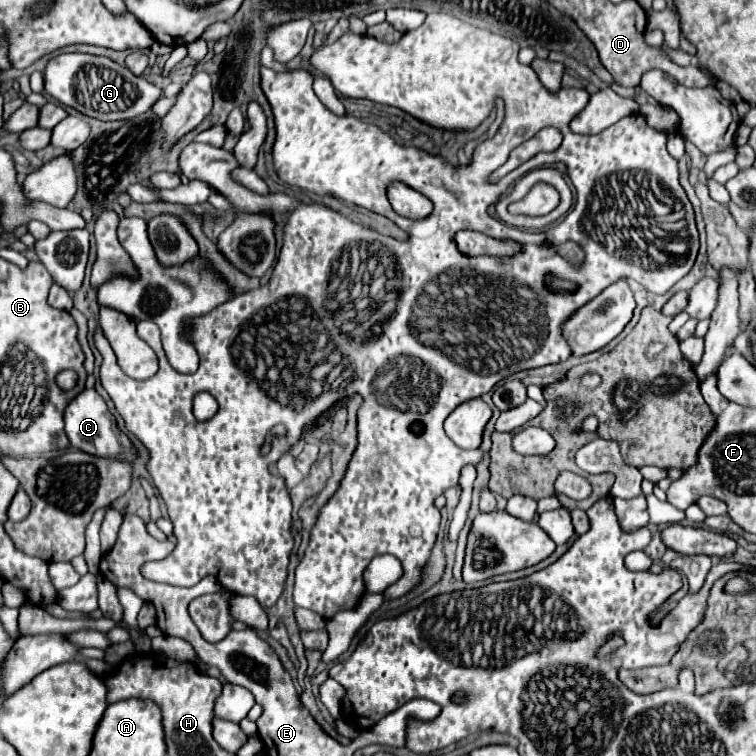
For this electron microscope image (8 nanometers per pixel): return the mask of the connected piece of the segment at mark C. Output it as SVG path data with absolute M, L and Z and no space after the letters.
M84 389L68 407L64 413L66 421L66 435L70 439L70 445L74 449L80 449L90 455L98 457L112 457L112 459L130 459L134 455L132 443L122 431L116 427L114 417L108 413L108 407L104 399L96 393L96 389Z

